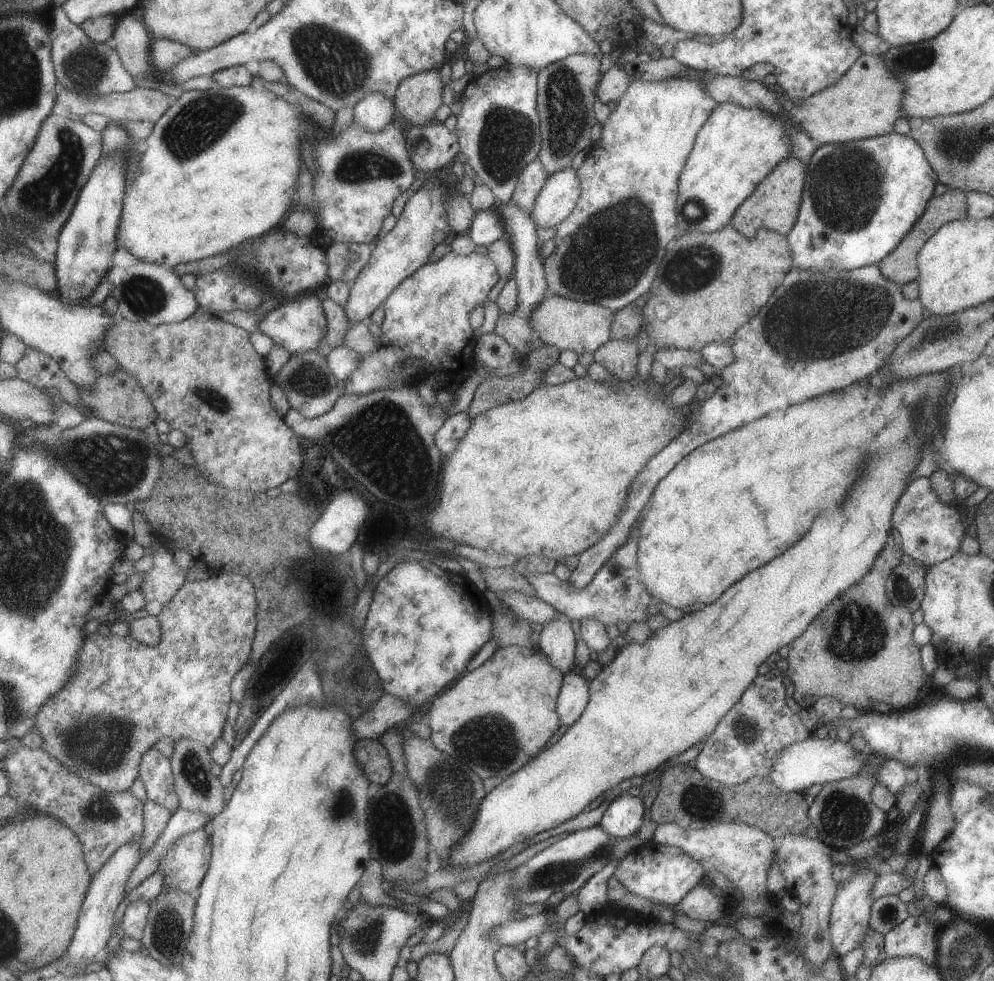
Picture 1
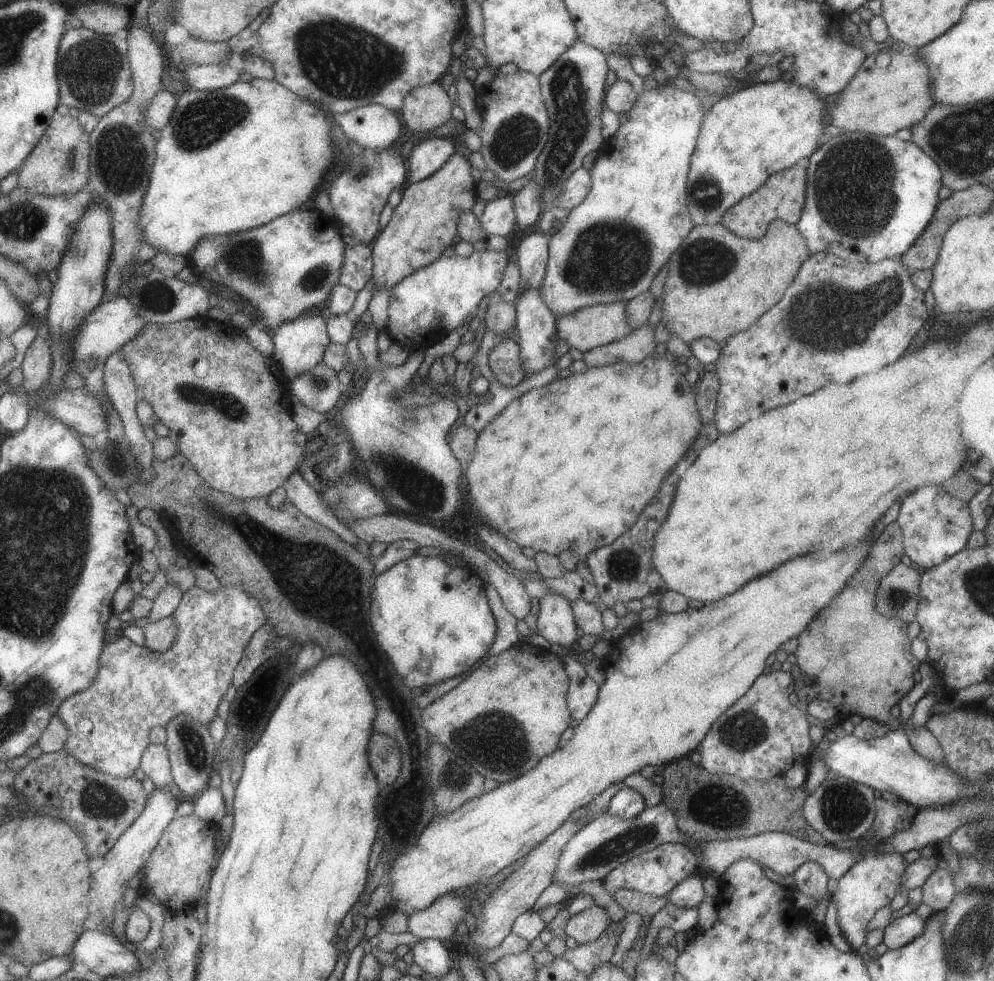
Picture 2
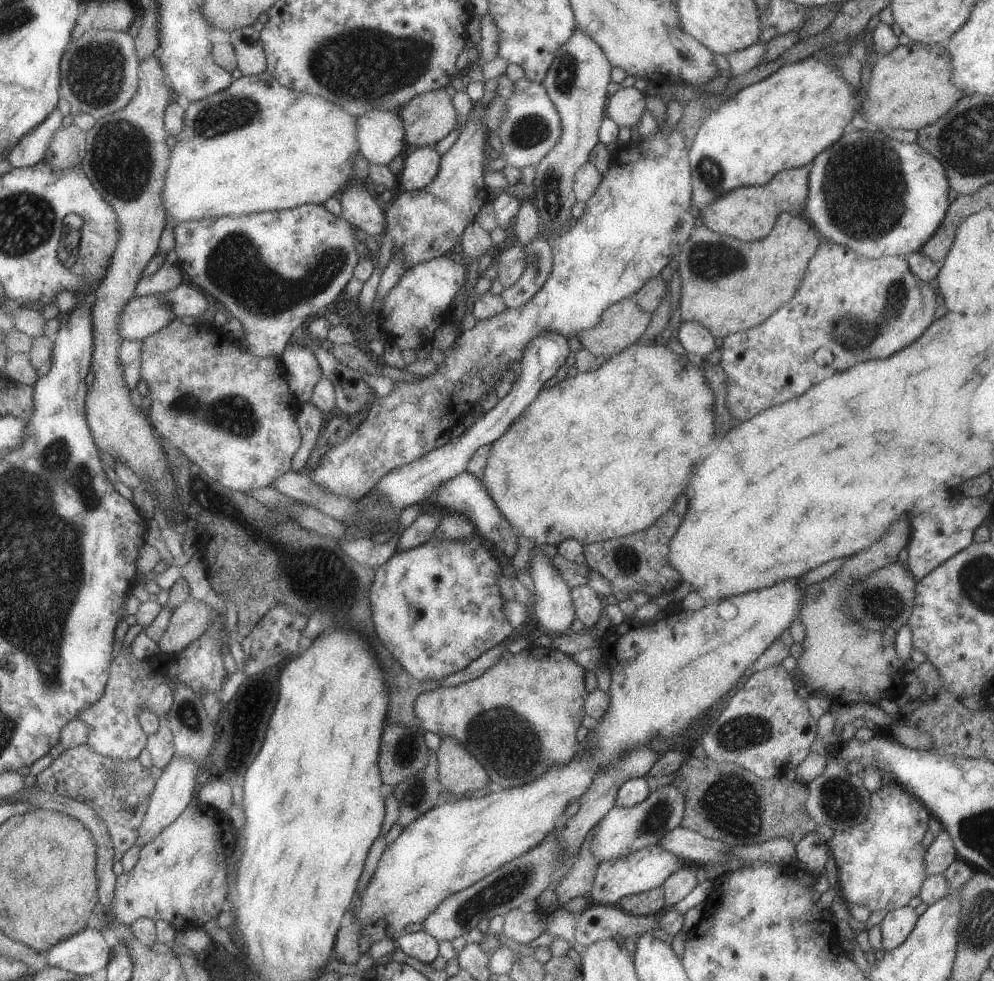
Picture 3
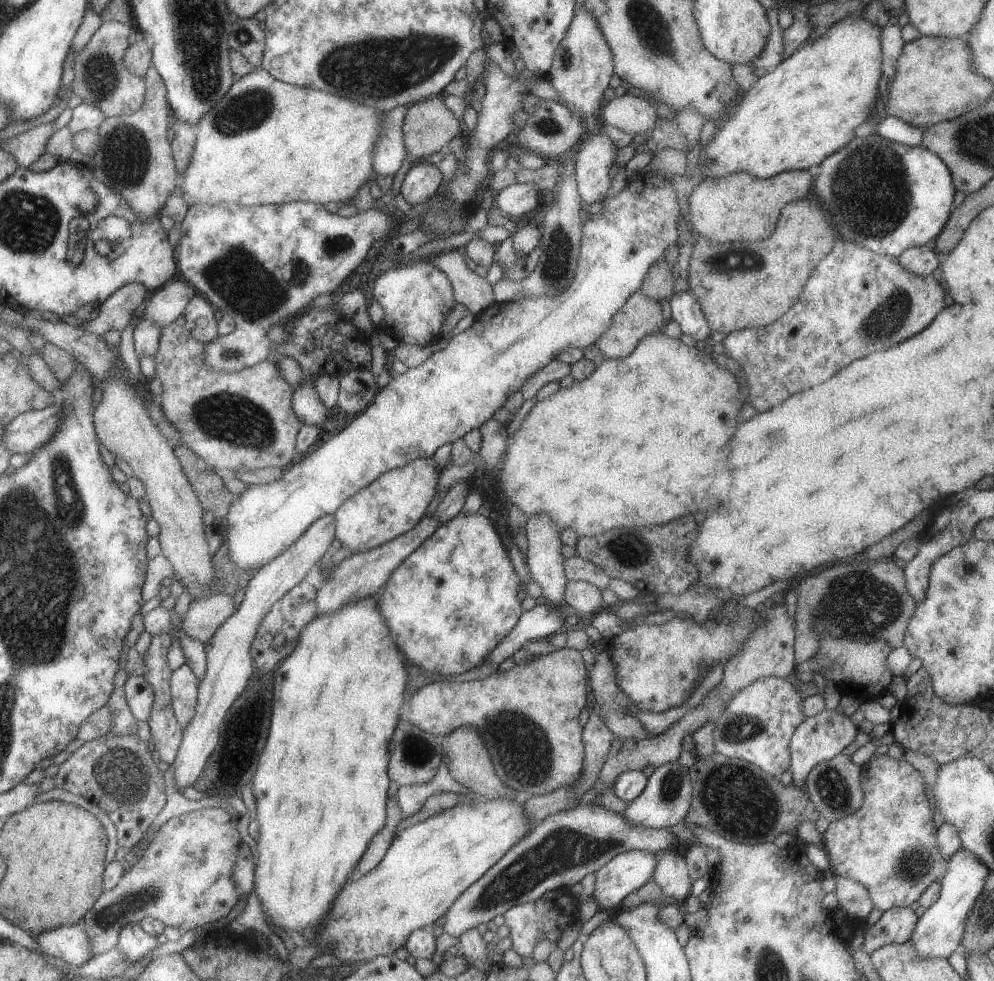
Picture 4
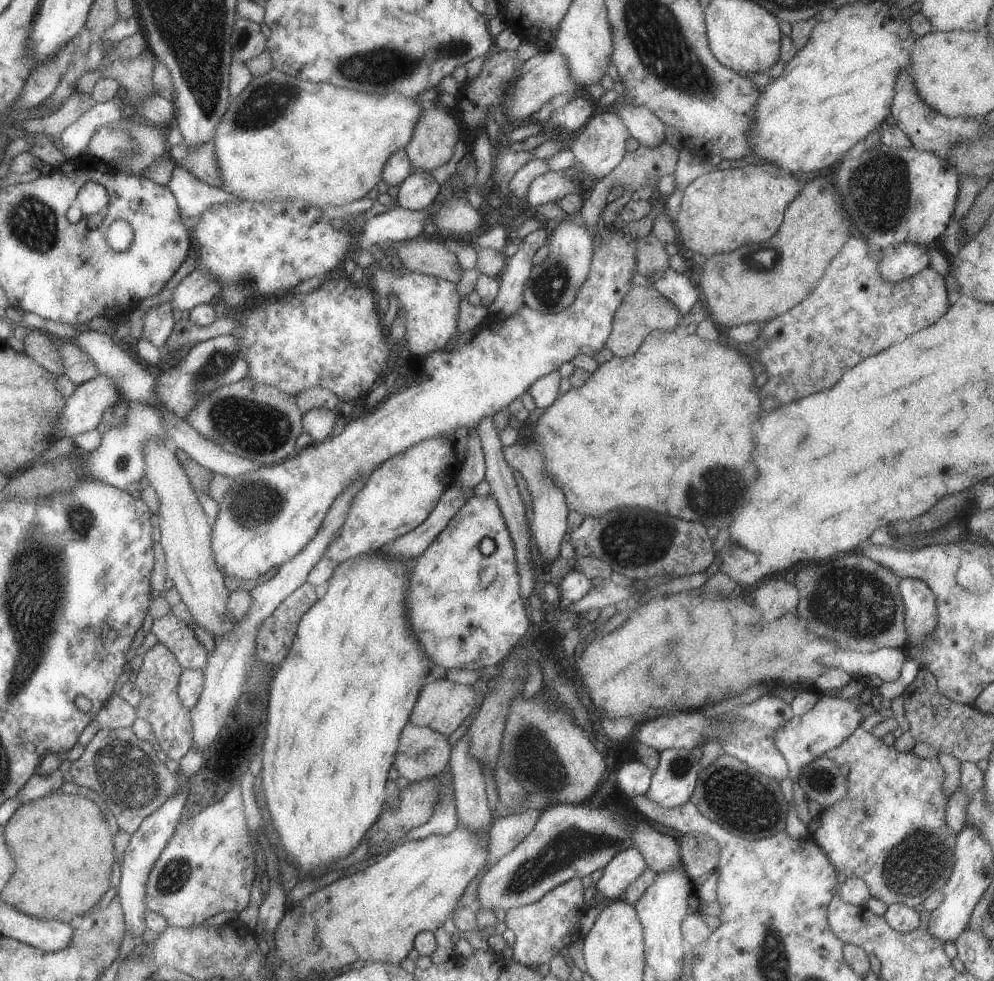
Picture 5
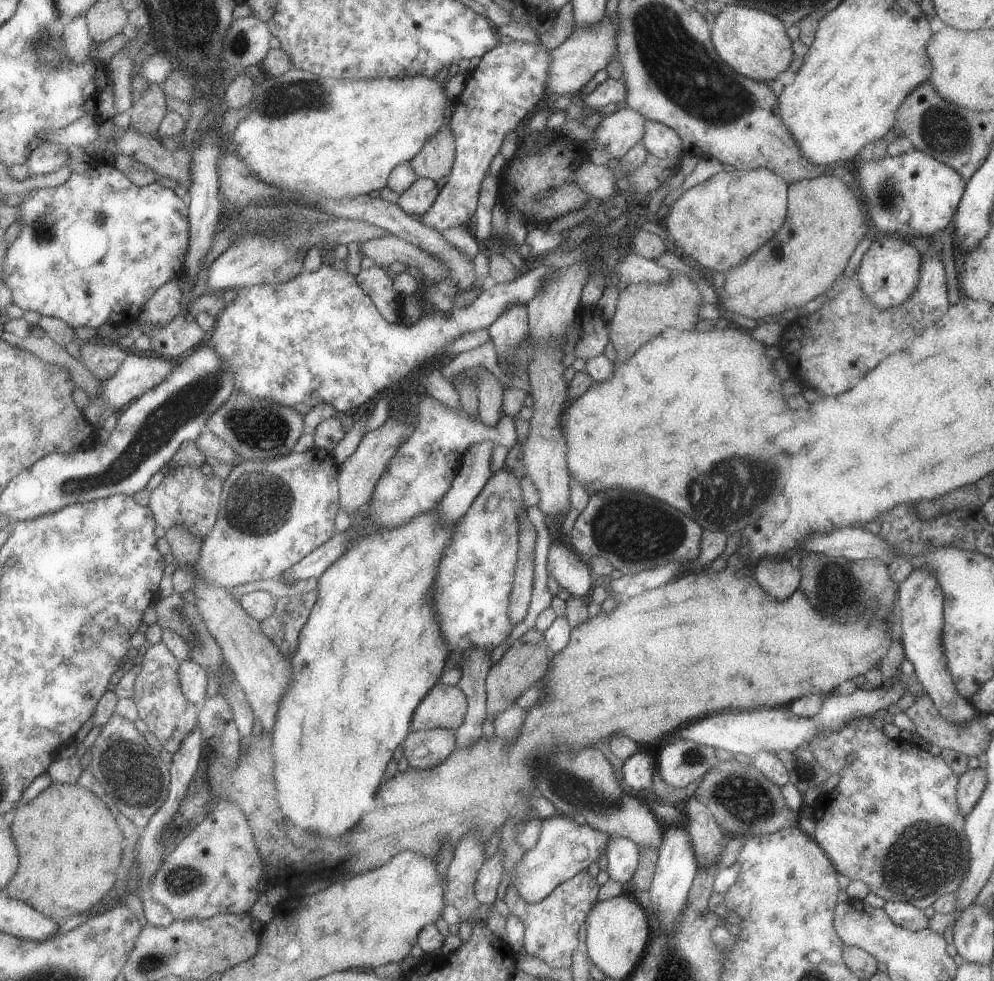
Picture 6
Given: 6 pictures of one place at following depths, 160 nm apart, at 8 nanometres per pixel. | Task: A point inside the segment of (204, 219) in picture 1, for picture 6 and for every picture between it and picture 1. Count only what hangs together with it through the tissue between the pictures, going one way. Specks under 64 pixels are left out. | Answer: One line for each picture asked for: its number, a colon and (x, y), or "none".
2: (230, 159)
3: (256, 146)
4: (265, 142)
5: (280, 138)
6: (314, 136)

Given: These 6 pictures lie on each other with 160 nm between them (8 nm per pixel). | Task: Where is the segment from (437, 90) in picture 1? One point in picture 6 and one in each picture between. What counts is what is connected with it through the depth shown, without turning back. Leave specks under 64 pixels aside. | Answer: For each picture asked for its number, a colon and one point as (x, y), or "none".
2: (423, 108)
3: (427, 118)
4: (428, 126)
5: (432, 143)
6: (434, 160)

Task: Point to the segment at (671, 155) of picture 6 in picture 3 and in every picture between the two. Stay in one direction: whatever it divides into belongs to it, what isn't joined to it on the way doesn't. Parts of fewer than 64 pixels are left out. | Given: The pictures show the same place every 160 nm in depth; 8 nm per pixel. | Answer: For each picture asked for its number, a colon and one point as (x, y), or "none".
3: (625, 107)
4: (632, 114)
5: (644, 127)

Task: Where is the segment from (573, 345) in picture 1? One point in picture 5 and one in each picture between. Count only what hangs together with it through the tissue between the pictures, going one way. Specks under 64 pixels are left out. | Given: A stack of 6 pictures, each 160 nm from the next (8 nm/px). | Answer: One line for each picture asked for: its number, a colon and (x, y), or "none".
2: (589, 327)
3: (621, 324)
4: (640, 315)
5: (642, 310)

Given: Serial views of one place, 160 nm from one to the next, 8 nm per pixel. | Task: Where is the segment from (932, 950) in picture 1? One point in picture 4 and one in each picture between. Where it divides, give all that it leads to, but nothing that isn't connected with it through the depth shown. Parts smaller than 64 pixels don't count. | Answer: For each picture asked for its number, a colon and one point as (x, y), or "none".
2: (899, 931)
3: (896, 924)
4: (895, 925)

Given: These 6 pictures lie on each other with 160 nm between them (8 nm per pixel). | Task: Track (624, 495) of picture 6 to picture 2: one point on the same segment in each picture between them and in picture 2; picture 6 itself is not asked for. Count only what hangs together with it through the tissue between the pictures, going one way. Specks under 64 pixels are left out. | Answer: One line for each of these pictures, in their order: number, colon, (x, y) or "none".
2: (623, 570)
3: (638, 562)
4: (655, 559)
5: (638, 544)

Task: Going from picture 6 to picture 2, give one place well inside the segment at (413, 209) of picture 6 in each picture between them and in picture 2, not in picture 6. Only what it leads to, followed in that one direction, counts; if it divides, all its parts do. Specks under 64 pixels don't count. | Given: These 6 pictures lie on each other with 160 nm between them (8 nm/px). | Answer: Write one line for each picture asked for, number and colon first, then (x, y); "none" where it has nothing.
2: (425, 158)
3: (420, 165)
4: (420, 183)
5: (418, 190)

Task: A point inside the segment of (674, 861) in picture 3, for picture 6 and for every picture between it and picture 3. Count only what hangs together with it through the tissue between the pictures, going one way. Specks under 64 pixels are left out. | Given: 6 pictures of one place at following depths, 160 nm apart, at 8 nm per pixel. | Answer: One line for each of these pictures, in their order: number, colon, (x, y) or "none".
4: (627, 871)
5: (620, 871)
6: (622, 855)

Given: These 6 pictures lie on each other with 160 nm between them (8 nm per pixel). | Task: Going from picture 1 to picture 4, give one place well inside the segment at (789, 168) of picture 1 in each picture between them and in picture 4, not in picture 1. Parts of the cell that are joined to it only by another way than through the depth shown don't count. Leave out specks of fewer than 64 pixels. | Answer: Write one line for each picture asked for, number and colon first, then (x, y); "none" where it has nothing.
2: (781, 197)
3: (747, 213)
4: (738, 206)

